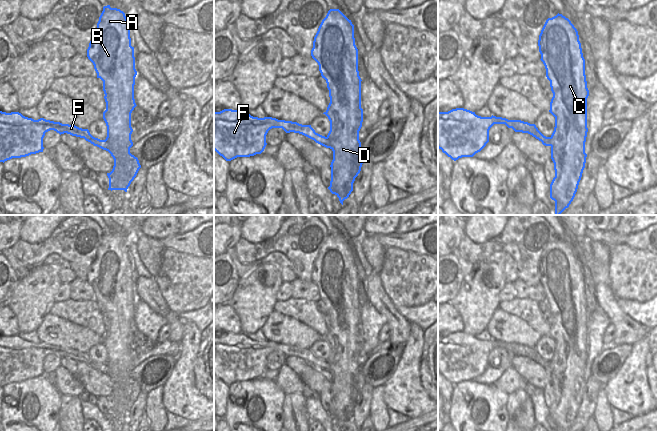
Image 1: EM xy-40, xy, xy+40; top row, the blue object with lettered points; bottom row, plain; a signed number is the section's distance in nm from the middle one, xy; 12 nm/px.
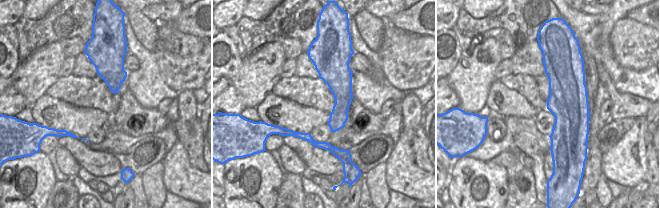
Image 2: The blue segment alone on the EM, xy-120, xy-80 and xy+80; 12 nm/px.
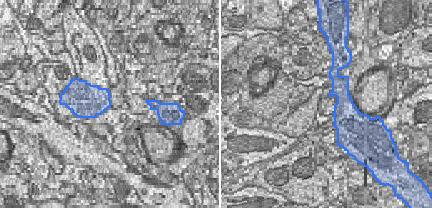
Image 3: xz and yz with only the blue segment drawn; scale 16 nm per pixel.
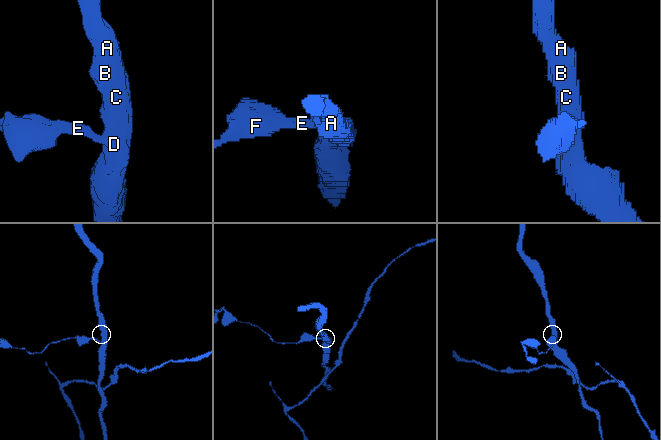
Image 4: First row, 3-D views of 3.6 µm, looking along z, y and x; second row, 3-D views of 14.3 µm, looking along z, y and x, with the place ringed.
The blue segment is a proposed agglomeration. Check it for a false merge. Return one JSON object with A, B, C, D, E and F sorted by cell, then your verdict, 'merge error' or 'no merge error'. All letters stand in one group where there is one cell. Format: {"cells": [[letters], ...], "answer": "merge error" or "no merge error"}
{"cells": [["A", "B", "C", "D"], ["E", "F"]], "answer": "merge error"}

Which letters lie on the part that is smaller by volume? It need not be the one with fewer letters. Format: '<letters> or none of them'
E, F

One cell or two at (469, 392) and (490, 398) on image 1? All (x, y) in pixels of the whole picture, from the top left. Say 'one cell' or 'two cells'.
one cell

